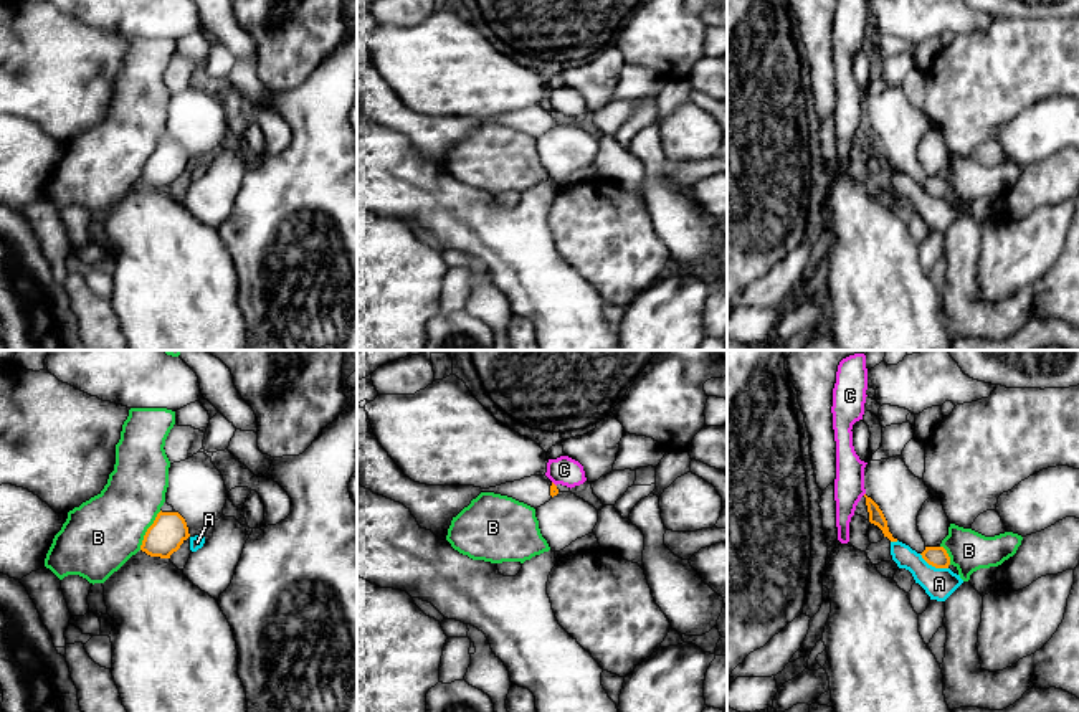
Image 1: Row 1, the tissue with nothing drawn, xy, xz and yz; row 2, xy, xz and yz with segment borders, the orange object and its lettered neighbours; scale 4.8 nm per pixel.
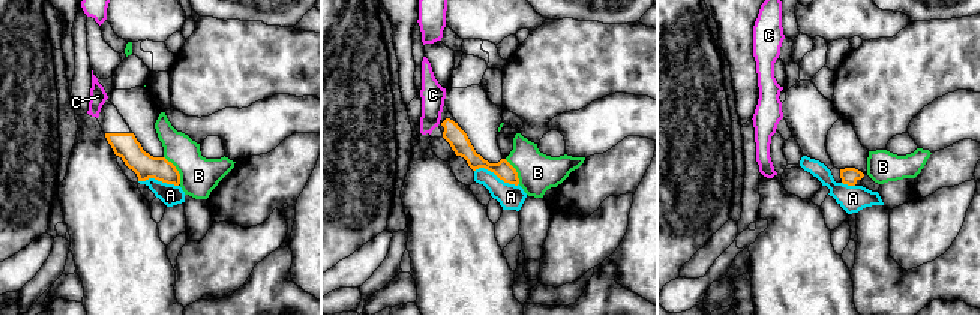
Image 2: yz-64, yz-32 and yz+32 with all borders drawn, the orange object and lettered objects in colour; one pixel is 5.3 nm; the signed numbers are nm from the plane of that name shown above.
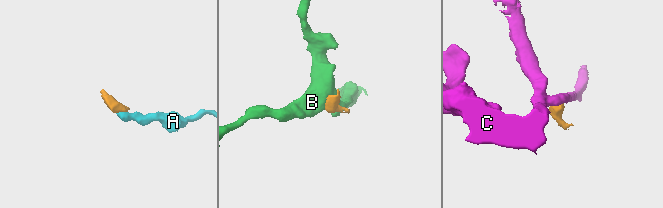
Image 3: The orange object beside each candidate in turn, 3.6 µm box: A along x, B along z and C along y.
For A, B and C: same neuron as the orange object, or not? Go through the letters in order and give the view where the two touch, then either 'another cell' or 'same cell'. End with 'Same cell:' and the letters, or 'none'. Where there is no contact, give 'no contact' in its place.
A: meets orange in yz; another cell
B: meets orange in xy; another cell
C: meets orange in xz; another cell
Same cell: none

